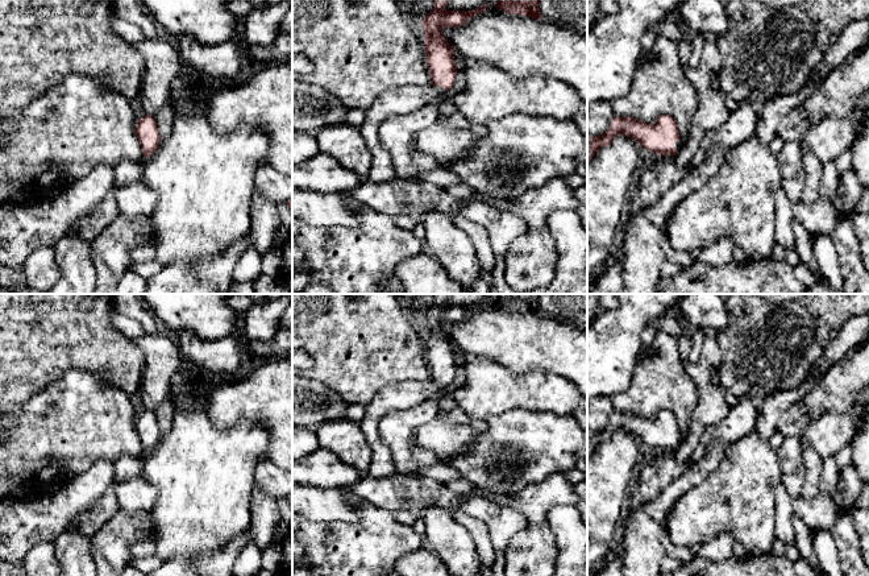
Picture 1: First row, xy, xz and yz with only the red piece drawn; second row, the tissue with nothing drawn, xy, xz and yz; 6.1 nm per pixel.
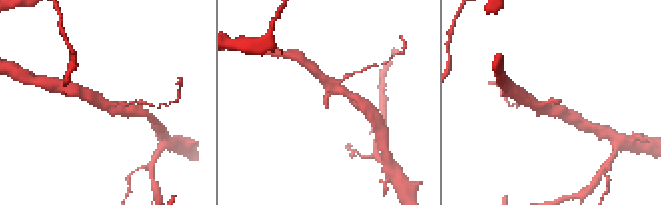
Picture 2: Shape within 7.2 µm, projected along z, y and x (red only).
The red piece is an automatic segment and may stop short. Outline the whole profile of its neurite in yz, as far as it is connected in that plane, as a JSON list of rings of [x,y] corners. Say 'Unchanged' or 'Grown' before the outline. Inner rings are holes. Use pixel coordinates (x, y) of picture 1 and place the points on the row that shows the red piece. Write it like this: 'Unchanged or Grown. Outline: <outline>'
Grown. Outline: [[[668,115],[658,116],[653,124],[632,116],[615,116],[603,134],[592,137],[587,133],[587,163],[600,148],[610,145],[618,134],[633,138],[640,148],[658,156],[674,157],[683,144],[675,120]]]

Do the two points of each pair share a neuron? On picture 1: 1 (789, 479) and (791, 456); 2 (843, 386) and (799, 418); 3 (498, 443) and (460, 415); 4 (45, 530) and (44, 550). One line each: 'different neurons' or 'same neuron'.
1: same neuron
2: same neuron
3: different neurons
4: different neurons

